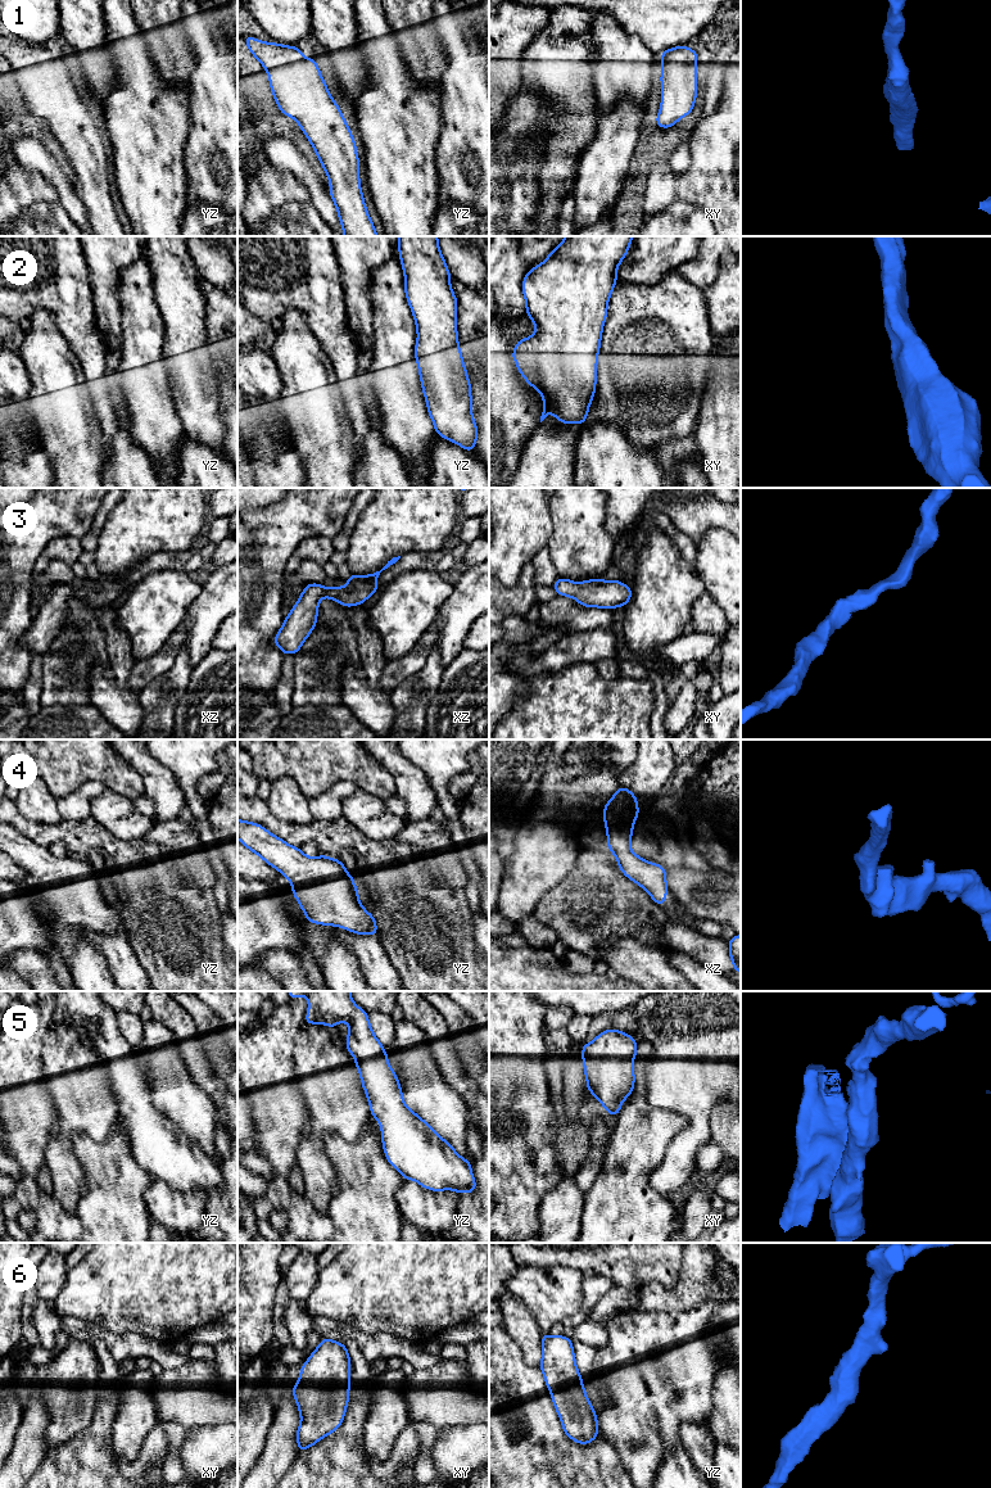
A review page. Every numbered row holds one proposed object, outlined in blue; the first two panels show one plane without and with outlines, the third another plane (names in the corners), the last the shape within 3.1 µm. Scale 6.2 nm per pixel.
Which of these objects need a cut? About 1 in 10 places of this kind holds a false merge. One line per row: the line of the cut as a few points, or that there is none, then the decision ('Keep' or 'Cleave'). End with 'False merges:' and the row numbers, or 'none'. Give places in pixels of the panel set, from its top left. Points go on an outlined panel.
1: No split. Keep
2: No split. Keep
3: No split. Keep
4: No split. Keep
5: No split. Keep
6: No split. Keep
False merges: none

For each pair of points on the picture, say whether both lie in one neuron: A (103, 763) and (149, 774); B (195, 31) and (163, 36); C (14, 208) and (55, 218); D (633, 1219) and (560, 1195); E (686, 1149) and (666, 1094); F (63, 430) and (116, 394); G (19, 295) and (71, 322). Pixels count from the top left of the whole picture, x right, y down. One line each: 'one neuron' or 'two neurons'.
A: two neurons
B: two neurons
C: two neurons
D: two neurons
E: one neuron
F: two neurons
G: one neuron

